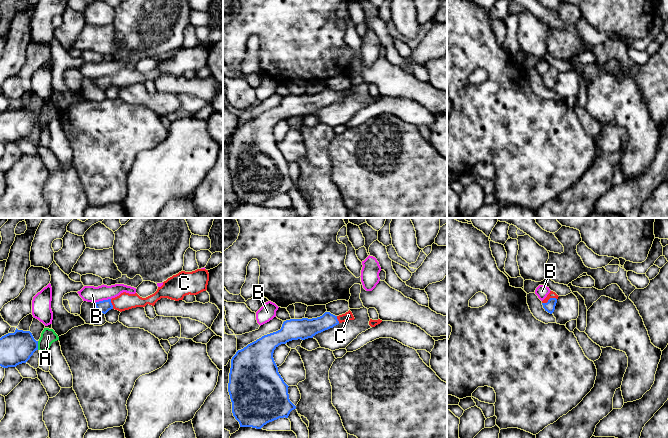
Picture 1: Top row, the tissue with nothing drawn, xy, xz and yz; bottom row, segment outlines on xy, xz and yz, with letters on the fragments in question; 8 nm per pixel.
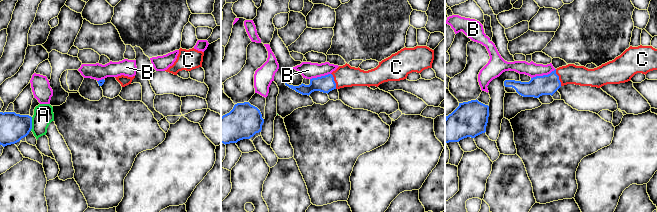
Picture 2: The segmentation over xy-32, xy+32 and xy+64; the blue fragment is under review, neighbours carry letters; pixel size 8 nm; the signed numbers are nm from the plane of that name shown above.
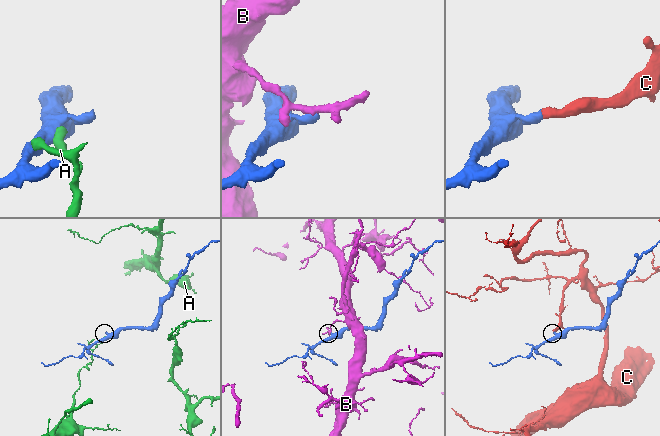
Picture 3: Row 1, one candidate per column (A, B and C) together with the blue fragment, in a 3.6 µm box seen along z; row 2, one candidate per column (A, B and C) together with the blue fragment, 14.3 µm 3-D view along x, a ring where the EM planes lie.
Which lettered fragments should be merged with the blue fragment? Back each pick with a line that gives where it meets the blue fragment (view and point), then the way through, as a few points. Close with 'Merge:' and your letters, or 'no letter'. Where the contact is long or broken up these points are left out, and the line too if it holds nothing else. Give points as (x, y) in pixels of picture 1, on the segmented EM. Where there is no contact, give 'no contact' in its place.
C: yz (549, 299) | across yz (550, 305), (549, 299), (552, 294)
Merge: C

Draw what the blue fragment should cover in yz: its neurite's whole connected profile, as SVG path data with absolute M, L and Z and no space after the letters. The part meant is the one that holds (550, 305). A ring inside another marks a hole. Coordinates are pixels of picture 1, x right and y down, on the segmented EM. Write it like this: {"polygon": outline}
{"polygon": "M550 291L547 297L542 301L545 311L550 314L554 312L558 297L559 296L555 292Z"}

